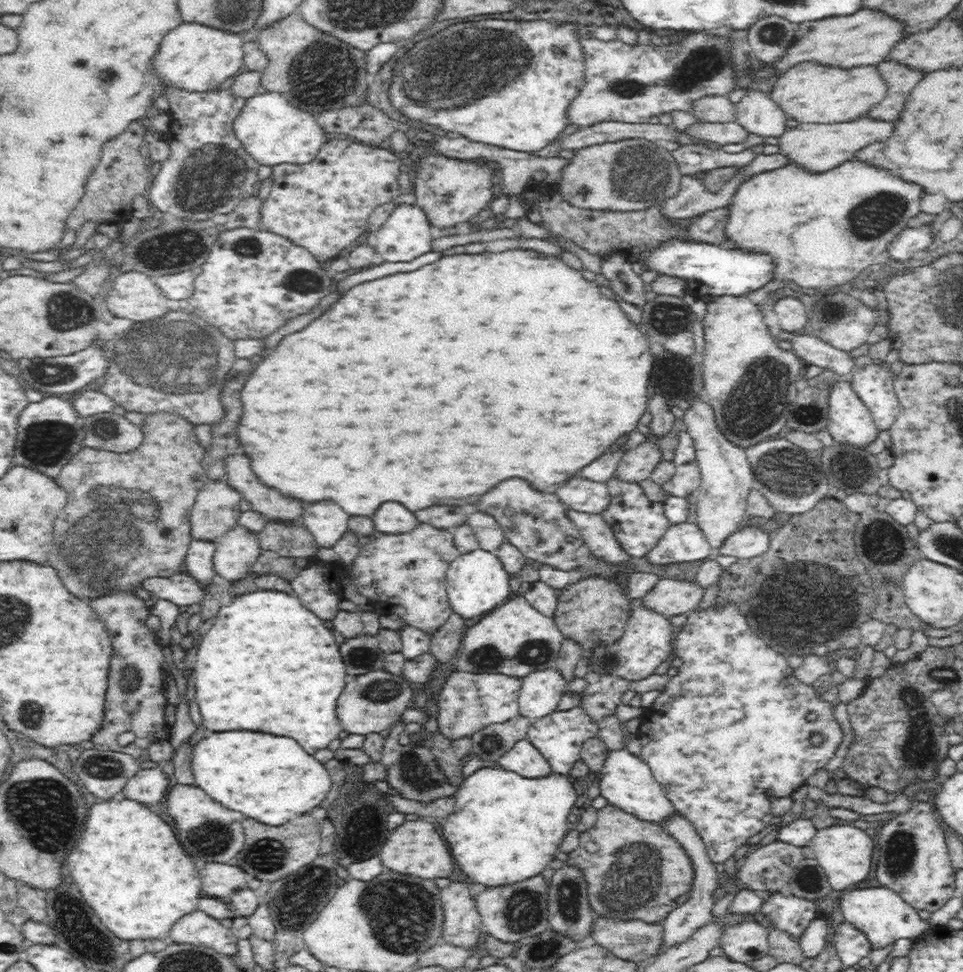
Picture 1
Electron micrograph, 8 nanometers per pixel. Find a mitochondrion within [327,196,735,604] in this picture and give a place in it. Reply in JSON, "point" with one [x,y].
{"point":[670,318]}

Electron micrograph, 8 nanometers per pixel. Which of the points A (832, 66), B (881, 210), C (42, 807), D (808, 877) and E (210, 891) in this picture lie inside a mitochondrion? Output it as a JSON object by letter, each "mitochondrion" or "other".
{"A":"other","B":"mitochondrion","C":"mitochondrion","D":"mitochondrion","E":"other"}

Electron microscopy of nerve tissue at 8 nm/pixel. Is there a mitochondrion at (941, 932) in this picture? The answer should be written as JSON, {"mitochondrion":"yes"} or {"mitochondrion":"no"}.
{"mitochondrion":"no"}

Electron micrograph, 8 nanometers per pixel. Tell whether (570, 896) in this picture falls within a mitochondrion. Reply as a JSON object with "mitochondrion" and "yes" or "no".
{"mitochondrion":"yes"}

